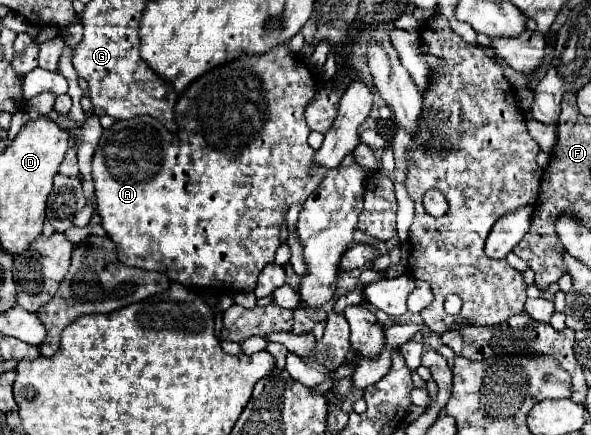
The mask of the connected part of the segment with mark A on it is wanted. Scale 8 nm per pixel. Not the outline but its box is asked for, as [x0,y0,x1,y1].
[92,45,326,291]

